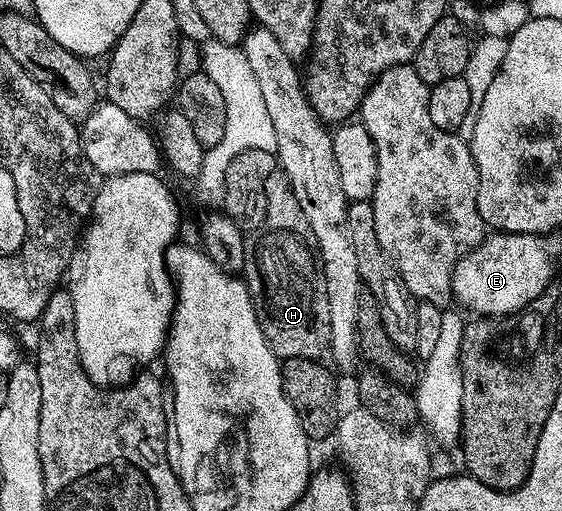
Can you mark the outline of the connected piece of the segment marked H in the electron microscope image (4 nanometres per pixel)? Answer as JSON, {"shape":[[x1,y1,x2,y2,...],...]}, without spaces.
{"shape":[[277,166,266,178,266,218,260,223,256,236,251,237,244,254,243,279,248,286,248,293,256,304,256,313,260,319,262,330,268,339,272,352,281,361,290,358,310,358,315,360,329,351,330,338,330,298,326,298,326,282,324,269,320,267,320,257,316,247,316,239,312,233,306,214,302,214,302,206,298,206,298,198,294,198,294,186,284,169]]}

